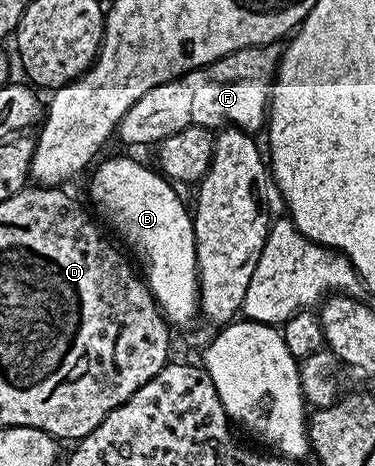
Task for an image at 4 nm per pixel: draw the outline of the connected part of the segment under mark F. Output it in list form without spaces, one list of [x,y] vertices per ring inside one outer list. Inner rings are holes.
[[[265,45],[263,47],[247,47],[241,51],[230,53],[221,59],[188,71],[176,79],[166,81],[150,93],[140,97],[126,111],[126,117],[122,117],[118,128],[118,139],[124,143],[133,143],[136,147],[146,145],[158,145],[166,137],[176,132],[181,132],[187,127],[207,127],[209,129],[220,129],[225,125],[240,127],[249,134],[255,134],[256,130],[265,126],[268,117],[268,105],[272,97],[272,84],[276,77],[276,69],[280,61],[282,51],[279,46]]]

